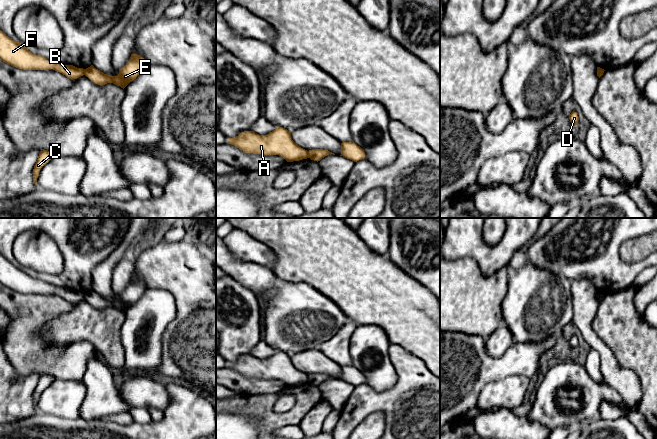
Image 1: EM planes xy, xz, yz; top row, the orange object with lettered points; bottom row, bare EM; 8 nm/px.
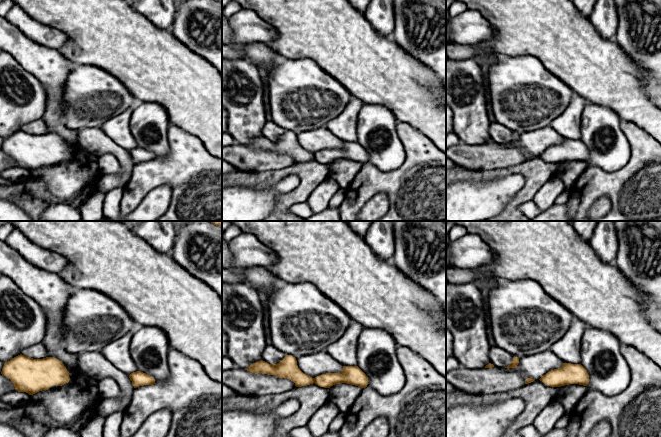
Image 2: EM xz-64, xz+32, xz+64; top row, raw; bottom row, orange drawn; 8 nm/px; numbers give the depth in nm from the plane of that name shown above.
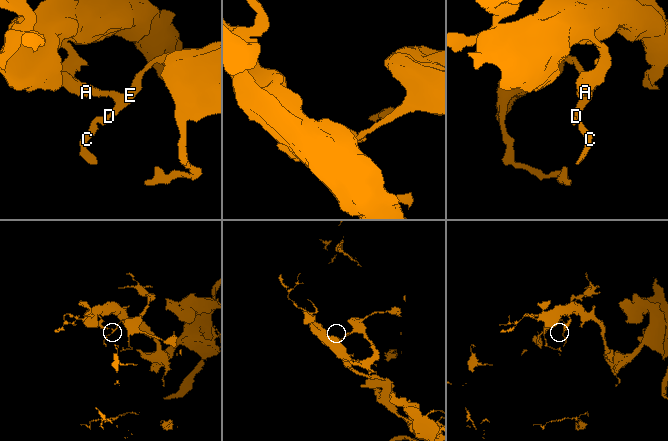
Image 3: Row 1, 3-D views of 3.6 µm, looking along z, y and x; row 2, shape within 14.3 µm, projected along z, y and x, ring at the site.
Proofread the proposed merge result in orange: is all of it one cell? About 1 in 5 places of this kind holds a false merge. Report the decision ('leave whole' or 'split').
split

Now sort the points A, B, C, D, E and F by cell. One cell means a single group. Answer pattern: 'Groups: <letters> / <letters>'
Groups: A B F / C D E

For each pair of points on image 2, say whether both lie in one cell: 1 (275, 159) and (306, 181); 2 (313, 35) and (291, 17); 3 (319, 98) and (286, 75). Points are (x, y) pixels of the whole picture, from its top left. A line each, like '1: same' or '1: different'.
1: different
2: same
3: same

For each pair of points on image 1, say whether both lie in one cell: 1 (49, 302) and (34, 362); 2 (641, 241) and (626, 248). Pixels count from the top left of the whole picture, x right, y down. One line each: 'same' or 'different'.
1: same
2: same

